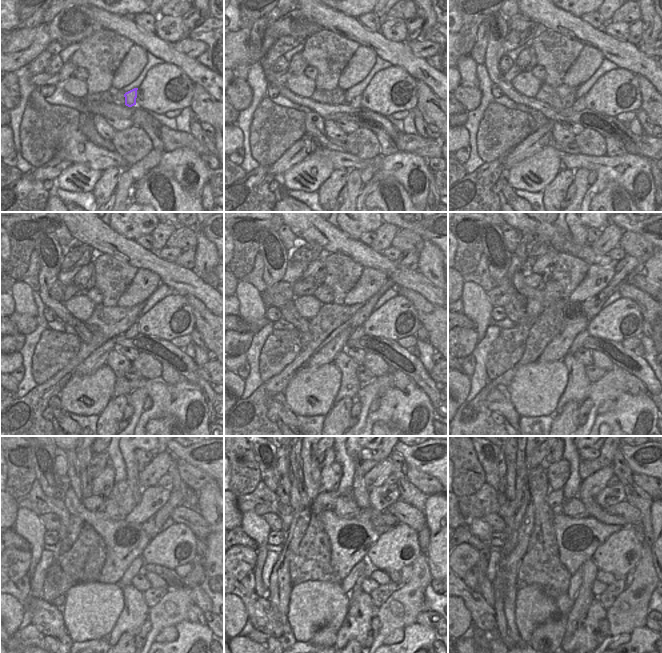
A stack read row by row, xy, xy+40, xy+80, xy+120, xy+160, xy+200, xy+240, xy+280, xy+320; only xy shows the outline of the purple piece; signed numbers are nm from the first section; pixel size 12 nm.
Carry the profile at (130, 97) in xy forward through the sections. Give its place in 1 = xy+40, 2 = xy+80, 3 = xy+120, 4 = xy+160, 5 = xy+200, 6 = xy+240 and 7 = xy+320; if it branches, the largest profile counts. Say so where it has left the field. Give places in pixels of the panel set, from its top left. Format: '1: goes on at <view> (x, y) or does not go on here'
1: goes on at xy+40 (356, 101)
2: goes on at xy+80 (579, 105)
3: goes on at xy+120 (133, 330)
4: goes on at xy+160 (358, 332)
5: goes on at xy+200 (579, 339)
6: goes on at xy+240 (134, 569)
7: goes on at xy+320 (576, 581)

